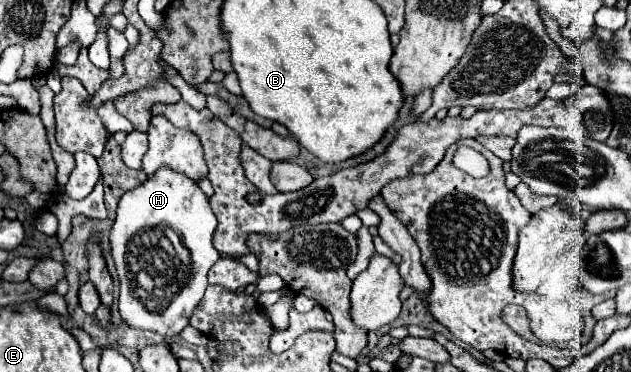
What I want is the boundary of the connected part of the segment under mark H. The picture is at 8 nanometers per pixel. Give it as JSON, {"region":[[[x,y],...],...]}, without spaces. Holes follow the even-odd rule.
{"region":[[[166,165],[140,187],[122,195],[110,245],[120,275],[120,315],[124,325],[176,335],[190,323],[190,315],[208,287],[206,275],[220,259],[212,245],[216,223],[210,201],[198,183]],[[132,279],[138,279],[134,289]]]}

